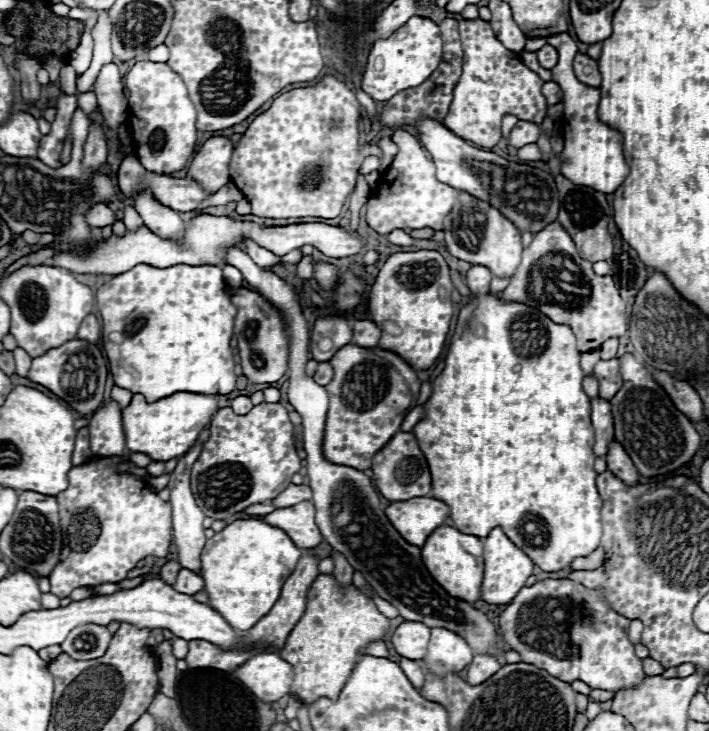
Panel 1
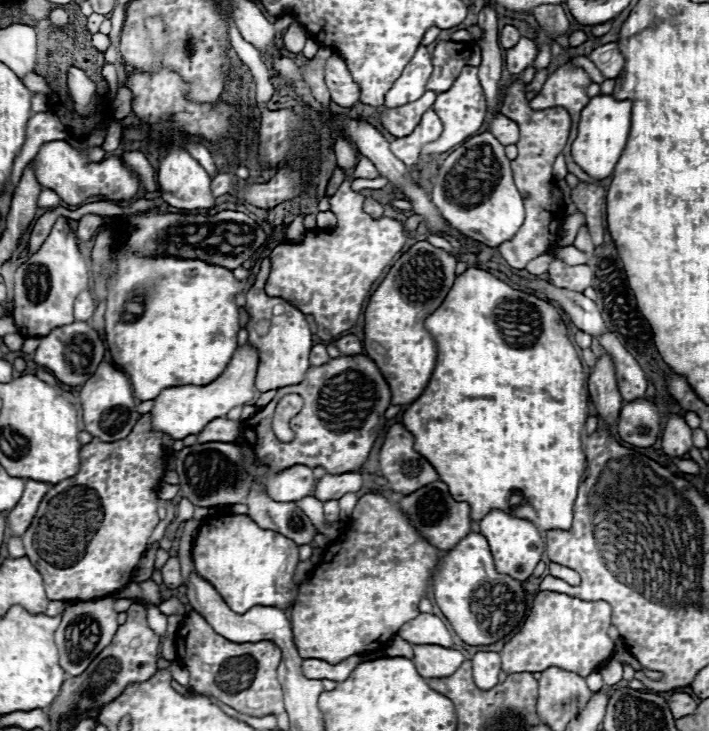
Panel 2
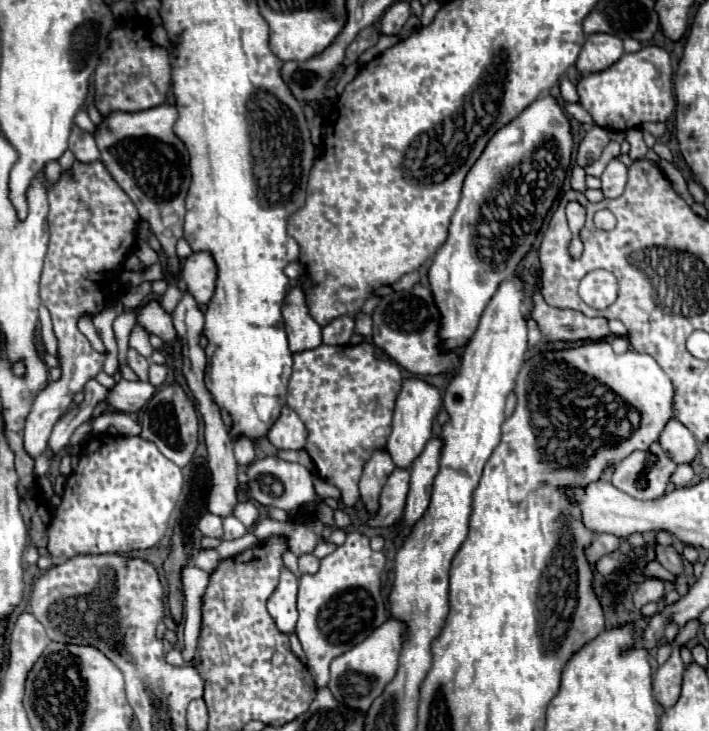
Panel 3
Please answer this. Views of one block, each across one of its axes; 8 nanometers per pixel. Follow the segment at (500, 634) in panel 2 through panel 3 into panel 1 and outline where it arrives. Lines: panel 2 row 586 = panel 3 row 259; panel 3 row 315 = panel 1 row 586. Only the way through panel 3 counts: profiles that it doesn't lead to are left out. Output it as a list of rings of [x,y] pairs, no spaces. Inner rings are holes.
[[[440,526],[436,528],[426,544],[422,546],[422,562],[430,576],[454,598],[462,598],[464,602],[478,602],[484,574],[482,560],[482,538],[472,534],[462,534],[456,528]]]

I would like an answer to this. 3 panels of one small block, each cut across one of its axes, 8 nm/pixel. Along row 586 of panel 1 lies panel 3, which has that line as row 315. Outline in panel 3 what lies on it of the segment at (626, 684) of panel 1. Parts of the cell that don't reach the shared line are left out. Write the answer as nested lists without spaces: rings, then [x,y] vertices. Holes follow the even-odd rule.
[[[540,286],[534,288],[532,302],[534,306],[530,308],[530,314],[524,318],[532,318],[538,324],[546,342],[592,342],[612,336],[606,318],[590,318],[576,310],[548,306]]]

